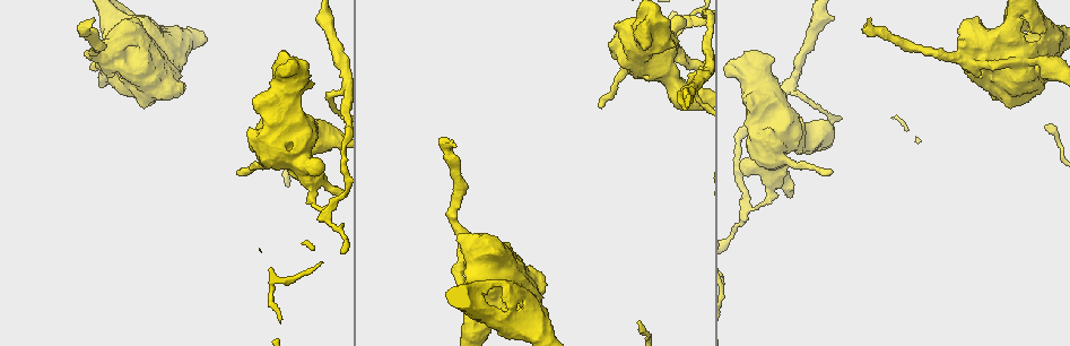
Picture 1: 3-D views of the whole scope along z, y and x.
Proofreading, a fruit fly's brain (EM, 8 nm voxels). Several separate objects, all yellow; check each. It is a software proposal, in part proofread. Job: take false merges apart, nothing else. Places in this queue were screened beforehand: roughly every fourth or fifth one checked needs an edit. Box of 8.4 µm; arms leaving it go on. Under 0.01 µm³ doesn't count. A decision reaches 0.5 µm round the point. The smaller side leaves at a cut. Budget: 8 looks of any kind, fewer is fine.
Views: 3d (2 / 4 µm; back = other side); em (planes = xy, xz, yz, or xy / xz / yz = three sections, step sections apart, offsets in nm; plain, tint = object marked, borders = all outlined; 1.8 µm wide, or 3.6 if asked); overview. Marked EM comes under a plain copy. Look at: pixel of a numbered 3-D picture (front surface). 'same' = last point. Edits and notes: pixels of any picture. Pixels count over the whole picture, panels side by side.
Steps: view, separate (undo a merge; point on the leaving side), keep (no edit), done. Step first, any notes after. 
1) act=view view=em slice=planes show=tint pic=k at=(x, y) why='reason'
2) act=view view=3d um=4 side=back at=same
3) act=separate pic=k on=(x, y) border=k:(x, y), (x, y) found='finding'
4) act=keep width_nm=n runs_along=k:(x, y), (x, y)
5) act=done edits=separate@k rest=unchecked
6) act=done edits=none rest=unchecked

act=view view=em slice=planes show=tint pic=1 at=(959, 60) why='three arms meet'

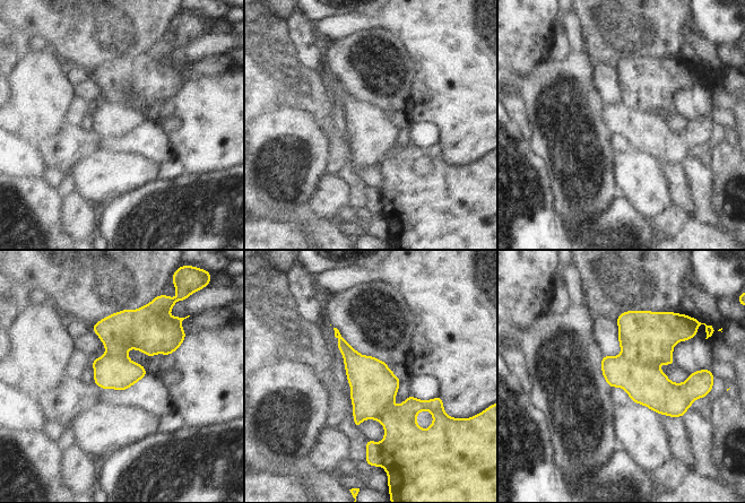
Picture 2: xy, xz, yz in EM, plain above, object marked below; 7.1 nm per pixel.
act=separate pic=2 on=(646, 384) border=2:(621, 355), (633, 362), (657, 367) found='a second neuron is stuck on'

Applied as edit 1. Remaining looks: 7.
act=view view=overview why='redraw'

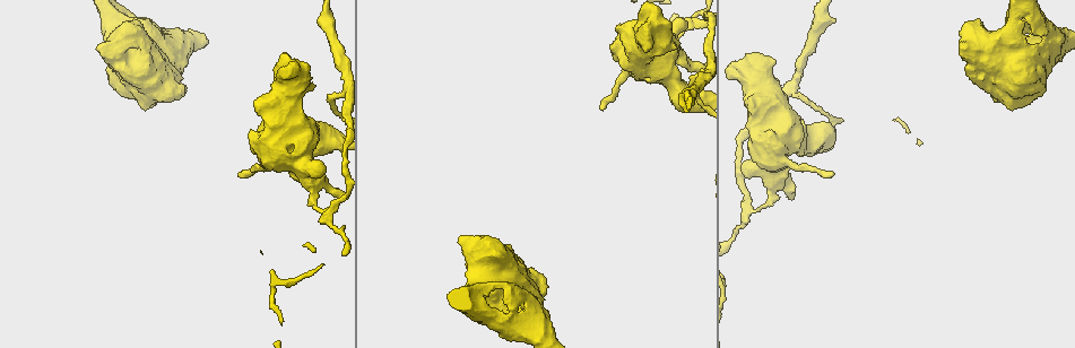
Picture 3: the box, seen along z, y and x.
act=view view=3d um=2 pic=3 at=(794, 148) why='closes a loop'

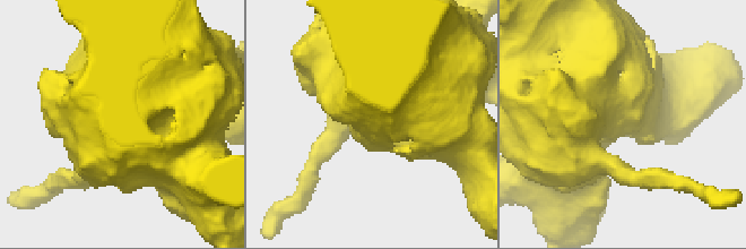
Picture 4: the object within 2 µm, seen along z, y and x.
act=view view=em slice=planes show=tint pic=4 at=(620, 119) arm_widths_nm=170,380 why='now the EM'

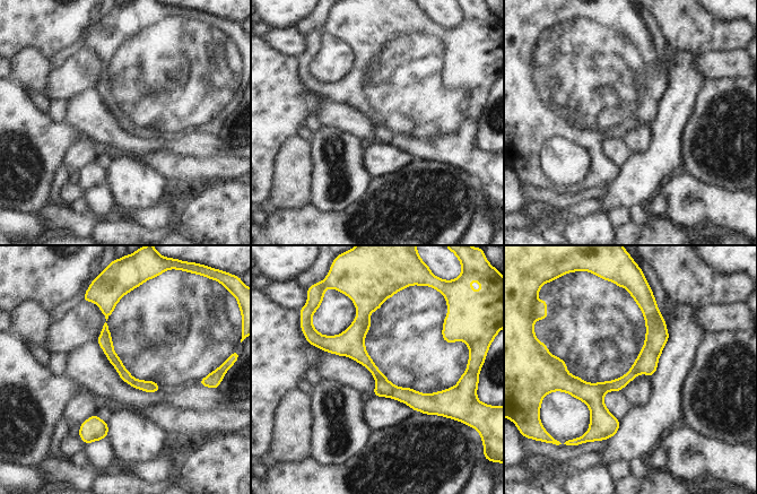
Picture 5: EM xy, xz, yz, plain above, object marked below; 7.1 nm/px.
act=keep runs_along=5:(372, 304), (358, 353), (392, 391), (432, 412) found='all the same neuron'

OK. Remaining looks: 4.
act=view view=3d um=4 pic=3 at=(647, 40) why='sudden change in width'

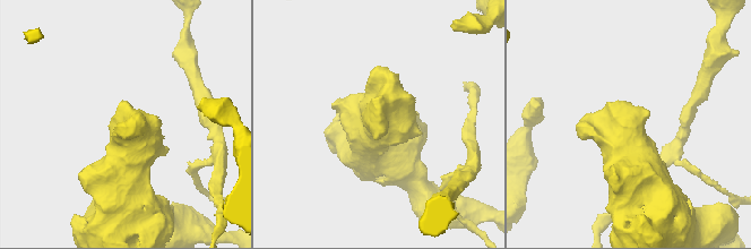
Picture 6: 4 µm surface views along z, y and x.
act=view view=em um=3.6 slice=xz step=16 show=tint pic=6 at=(632, 125) why='shape alone is not enough'

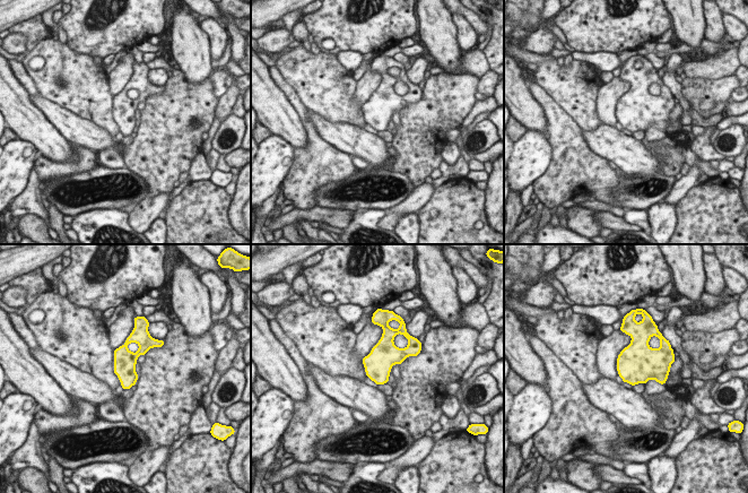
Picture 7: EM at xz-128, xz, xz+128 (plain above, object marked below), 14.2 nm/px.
act=view view=em um=3.6 slice=planes show=tint at=same

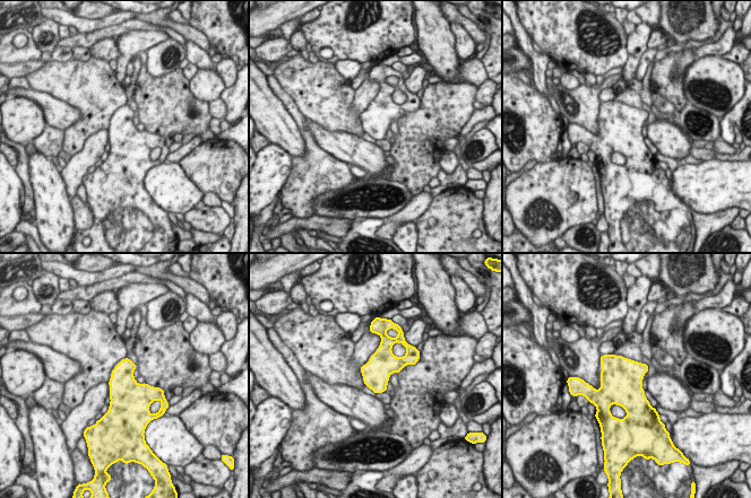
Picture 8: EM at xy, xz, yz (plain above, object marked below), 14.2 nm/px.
act=keep found='continuous, no second neuron'

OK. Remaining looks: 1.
act=done edits=separate@2 rest=unchecked

